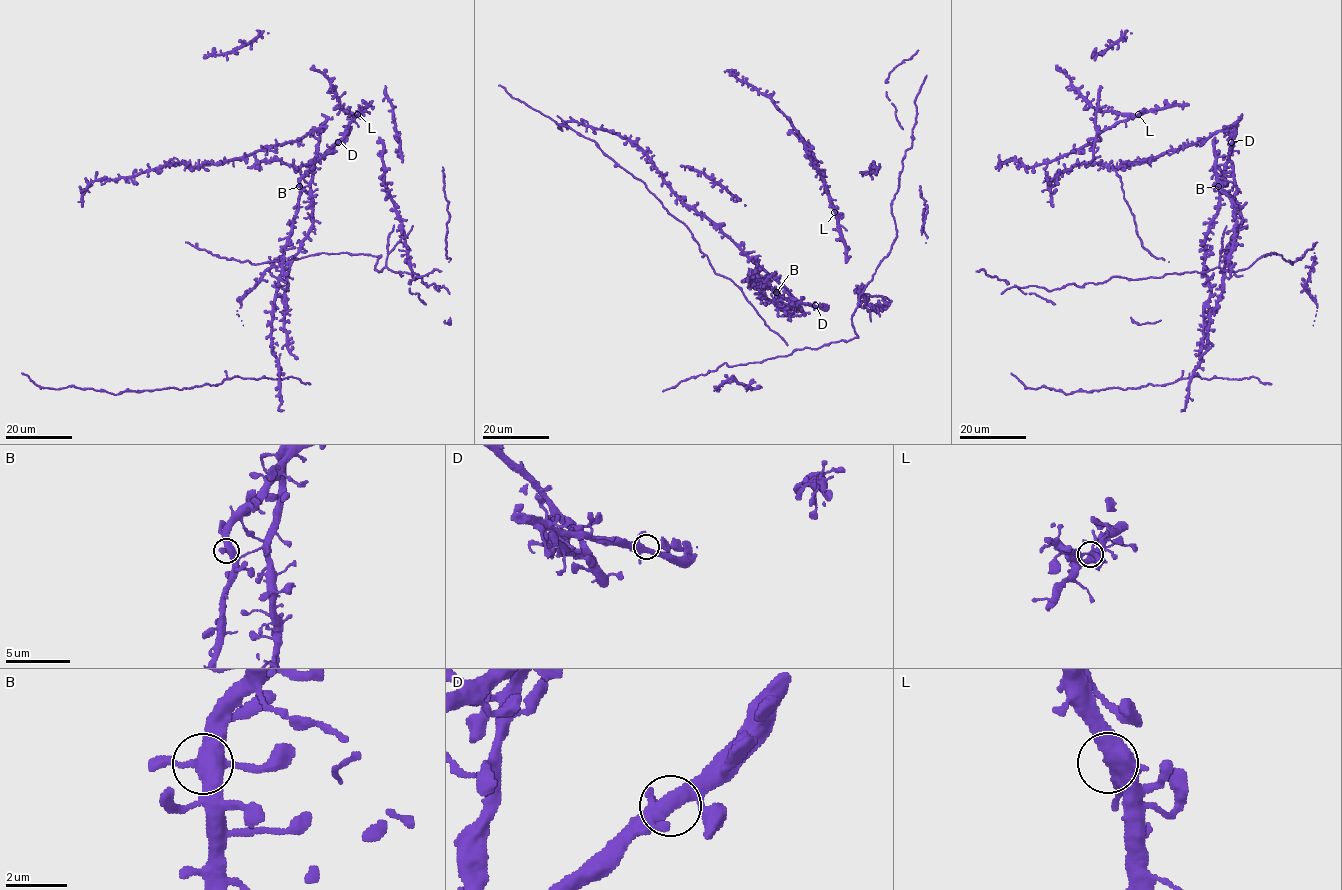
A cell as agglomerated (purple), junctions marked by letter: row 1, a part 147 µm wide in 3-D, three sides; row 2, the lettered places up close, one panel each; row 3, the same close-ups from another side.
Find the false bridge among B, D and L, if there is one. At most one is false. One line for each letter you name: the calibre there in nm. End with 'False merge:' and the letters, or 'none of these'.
False merge: none of these

